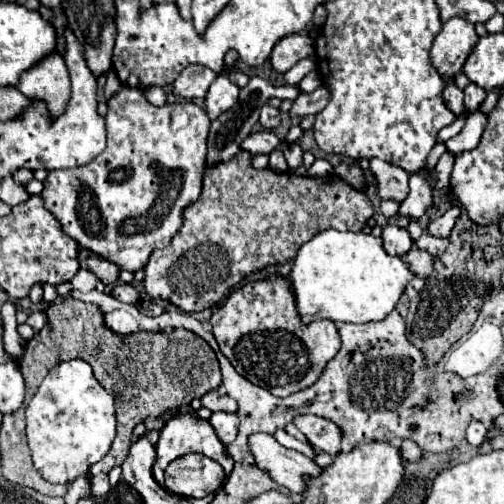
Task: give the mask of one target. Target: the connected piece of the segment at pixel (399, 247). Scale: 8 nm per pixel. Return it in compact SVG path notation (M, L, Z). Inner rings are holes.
M387 225L387 227L383 227L381 239L383 239L383 249L385 249L389 255L393 255L393 257L395 257L395 255L403 257L403 255L413 247L413 241L411 241L407 229L401 229L401 227L397 227L397 225Z

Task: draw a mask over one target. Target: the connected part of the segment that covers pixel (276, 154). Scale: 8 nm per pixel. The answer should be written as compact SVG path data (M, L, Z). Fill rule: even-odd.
M275 149L275 151L271 153L269 167L271 167L273 171L277 171L277 173L287 173L287 171L289 171L289 167L287 167L287 163L285 163L285 157L283 157L283 153L281 153L279 149Z

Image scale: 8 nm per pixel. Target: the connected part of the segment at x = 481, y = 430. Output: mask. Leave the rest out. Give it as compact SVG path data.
M471 421L467 427L467 441L475 447L480 447L485 441L485 425L481 421Z

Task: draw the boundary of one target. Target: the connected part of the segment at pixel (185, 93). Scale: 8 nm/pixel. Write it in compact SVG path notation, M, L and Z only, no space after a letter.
M189 65L179 73L179 79L173 83L173 95L183 99L201 99L205 97L211 81L217 75L203 65Z

